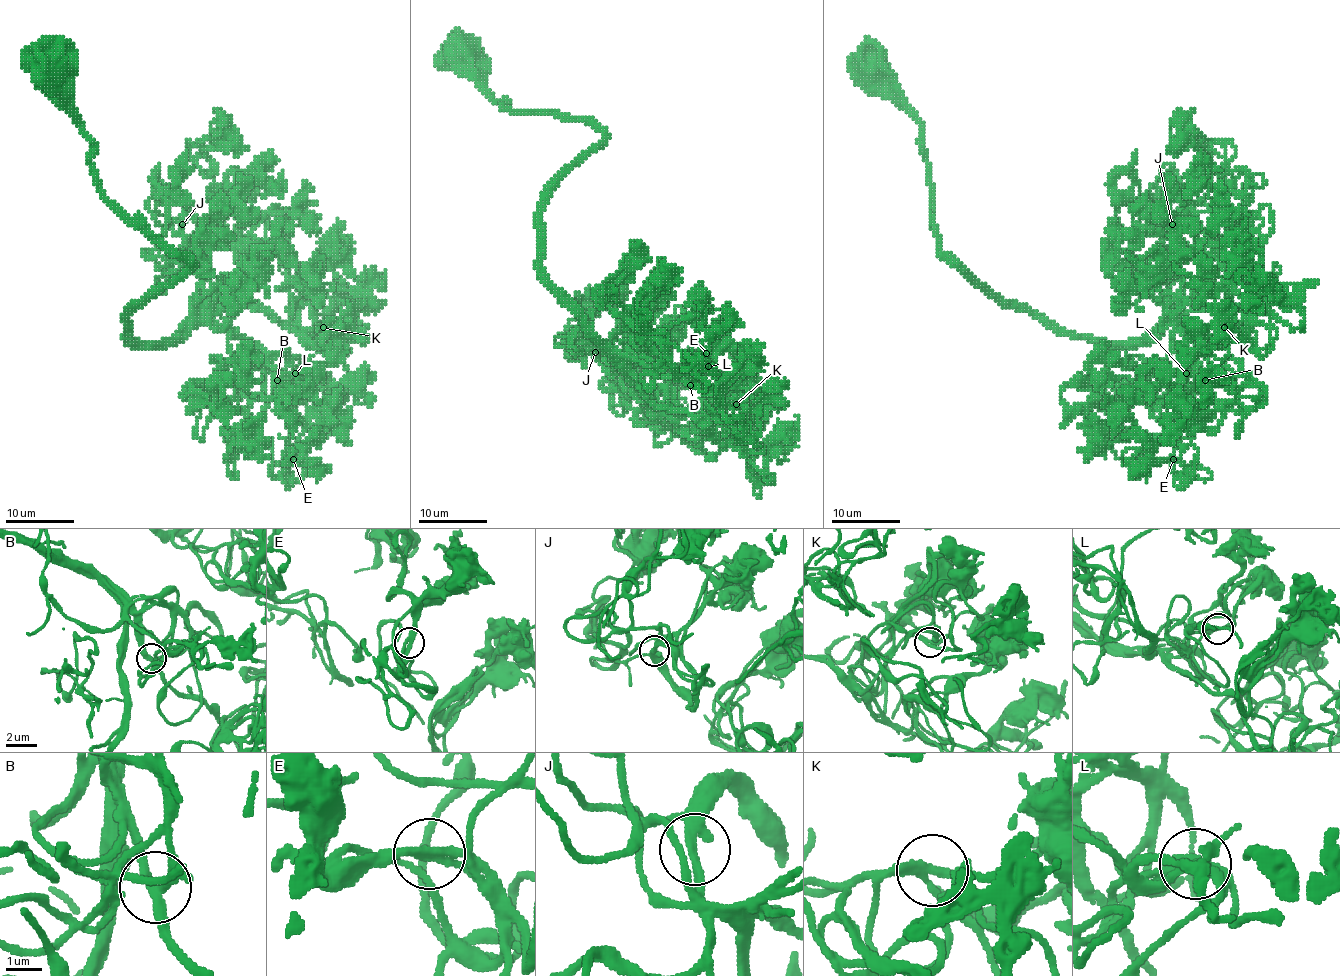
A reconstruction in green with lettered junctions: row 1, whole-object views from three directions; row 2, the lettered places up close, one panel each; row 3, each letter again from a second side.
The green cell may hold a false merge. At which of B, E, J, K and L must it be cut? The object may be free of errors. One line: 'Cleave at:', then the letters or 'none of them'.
Cleave at: none of them

